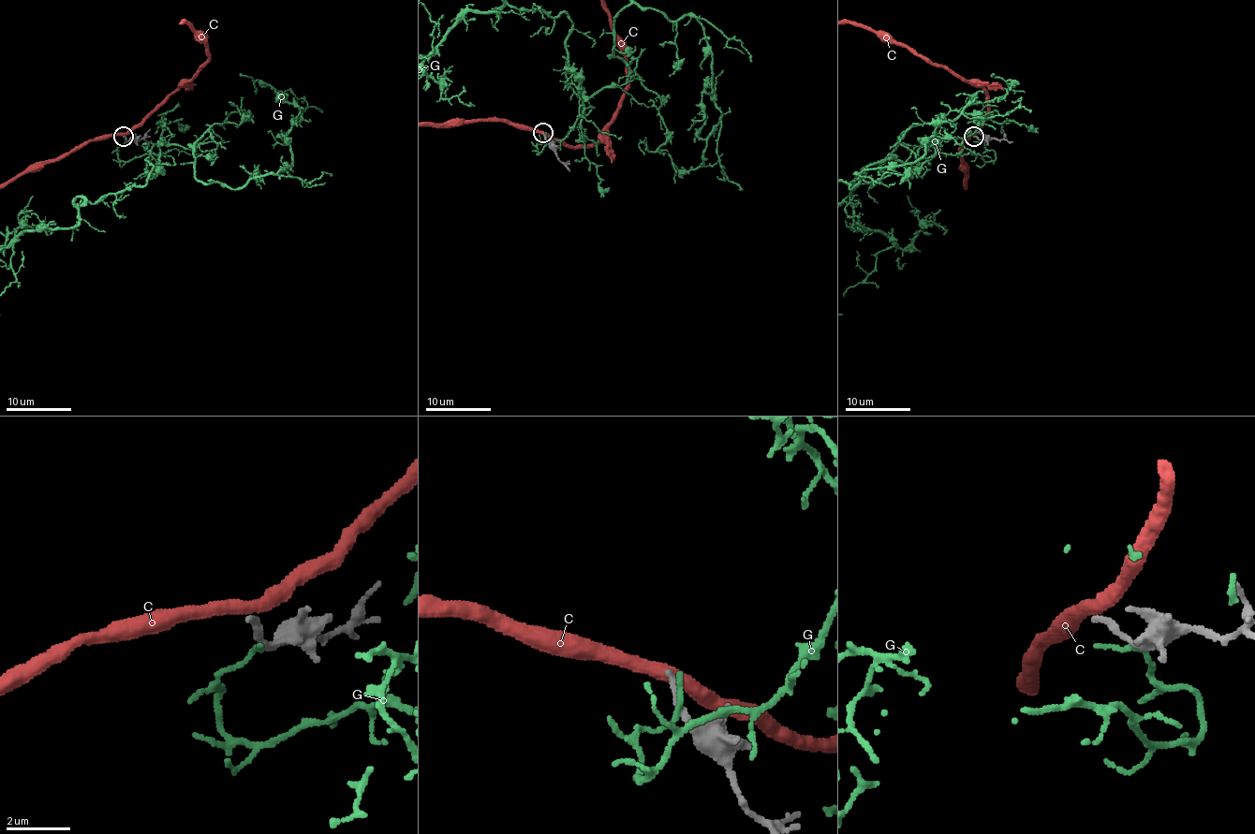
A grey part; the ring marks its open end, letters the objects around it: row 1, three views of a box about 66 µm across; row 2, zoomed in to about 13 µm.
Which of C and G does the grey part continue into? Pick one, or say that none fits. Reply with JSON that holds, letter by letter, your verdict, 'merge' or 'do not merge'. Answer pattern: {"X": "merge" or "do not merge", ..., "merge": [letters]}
{"C": "do not merge", "G": "do not merge", "merge": []}

